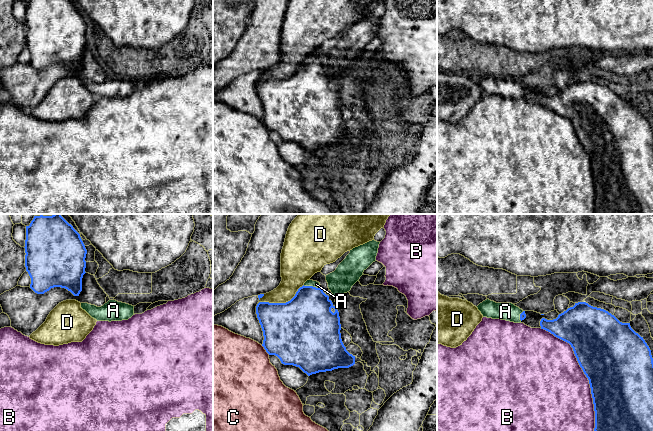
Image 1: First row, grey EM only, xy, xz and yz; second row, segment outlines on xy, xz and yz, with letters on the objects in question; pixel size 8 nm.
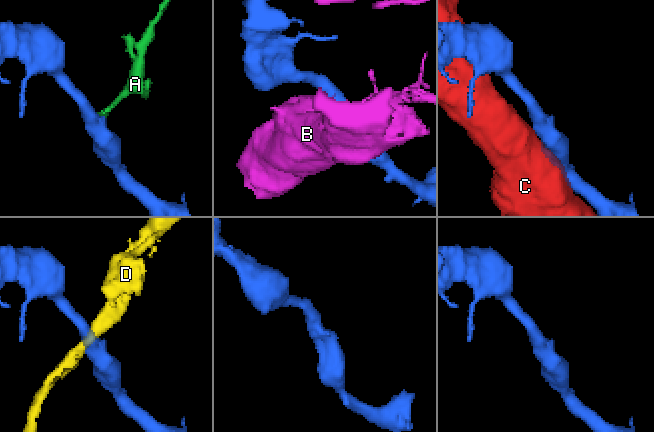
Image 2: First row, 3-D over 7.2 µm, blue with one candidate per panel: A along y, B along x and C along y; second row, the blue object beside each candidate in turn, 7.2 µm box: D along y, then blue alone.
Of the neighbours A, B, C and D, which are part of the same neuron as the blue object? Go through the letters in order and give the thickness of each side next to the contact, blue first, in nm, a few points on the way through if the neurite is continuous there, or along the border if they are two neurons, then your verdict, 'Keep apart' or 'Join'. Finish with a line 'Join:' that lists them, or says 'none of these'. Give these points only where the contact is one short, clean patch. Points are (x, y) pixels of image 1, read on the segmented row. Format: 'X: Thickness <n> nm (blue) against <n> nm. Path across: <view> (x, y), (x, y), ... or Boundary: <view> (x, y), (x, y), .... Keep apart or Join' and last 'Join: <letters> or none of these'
A: Thickness 380 nm (blue) against 50 nm. Path across: xz (307, 316), (312, 286), (316, 284). Join
B: Thickness 500 nm (blue) against 500 nm. Keep apart
C: Thickness 460 nm (blue) against 480 nm. Keep apart
D: Thickness 480 nm (blue) against 200 nm. Keep apart
Join: A

